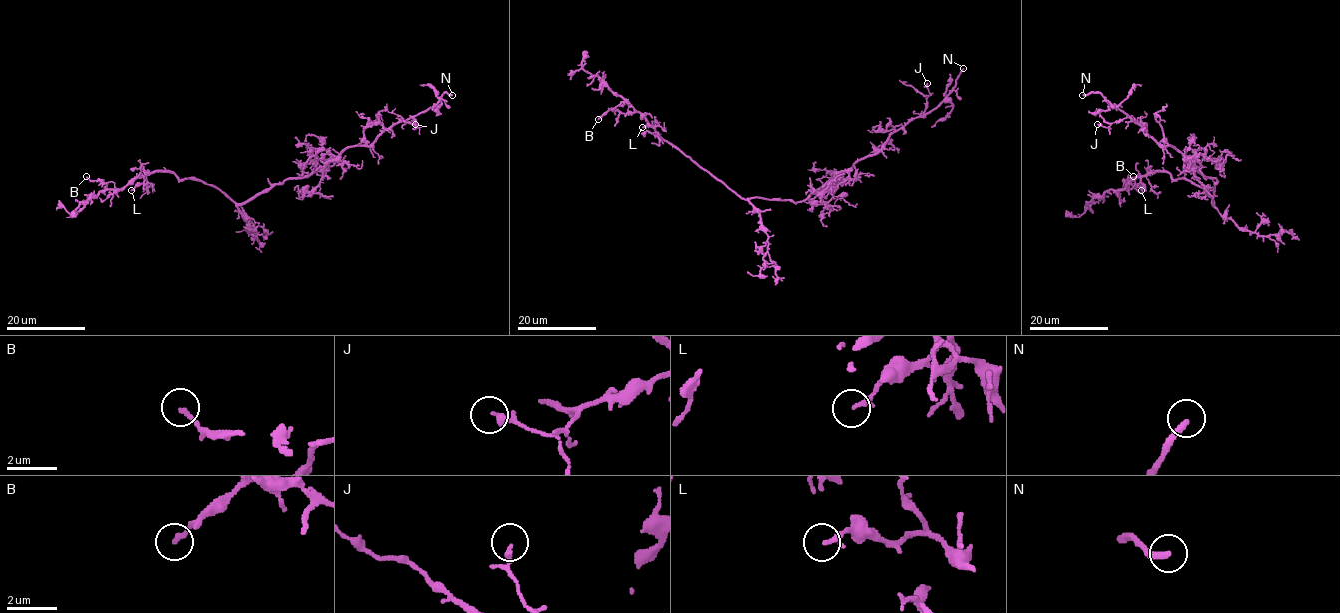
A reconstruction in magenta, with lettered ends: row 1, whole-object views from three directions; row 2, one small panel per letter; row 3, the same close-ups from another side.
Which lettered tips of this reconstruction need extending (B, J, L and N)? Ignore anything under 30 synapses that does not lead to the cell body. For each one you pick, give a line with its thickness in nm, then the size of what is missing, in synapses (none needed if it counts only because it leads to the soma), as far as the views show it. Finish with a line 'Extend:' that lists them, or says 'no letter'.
N: 260 nm
Extend: N

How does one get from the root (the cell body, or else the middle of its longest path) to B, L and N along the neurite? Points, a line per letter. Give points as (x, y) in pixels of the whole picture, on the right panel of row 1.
B: (1214, 192), (1212, 203), (1201, 187), (1166, 171), (1136, 175), (1127, 188), (1124, 180), (1133, 176)
L: (1214, 192), (1212, 203), (1201, 187), (1184, 178), (1174, 179), (1166, 171), (1148, 172), (1141, 176), (1141, 190)
N: (1214, 192), (1216, 179), (1196, 170), (1174, 147), (1157, 143), (1099, 93), (1082, 95)

